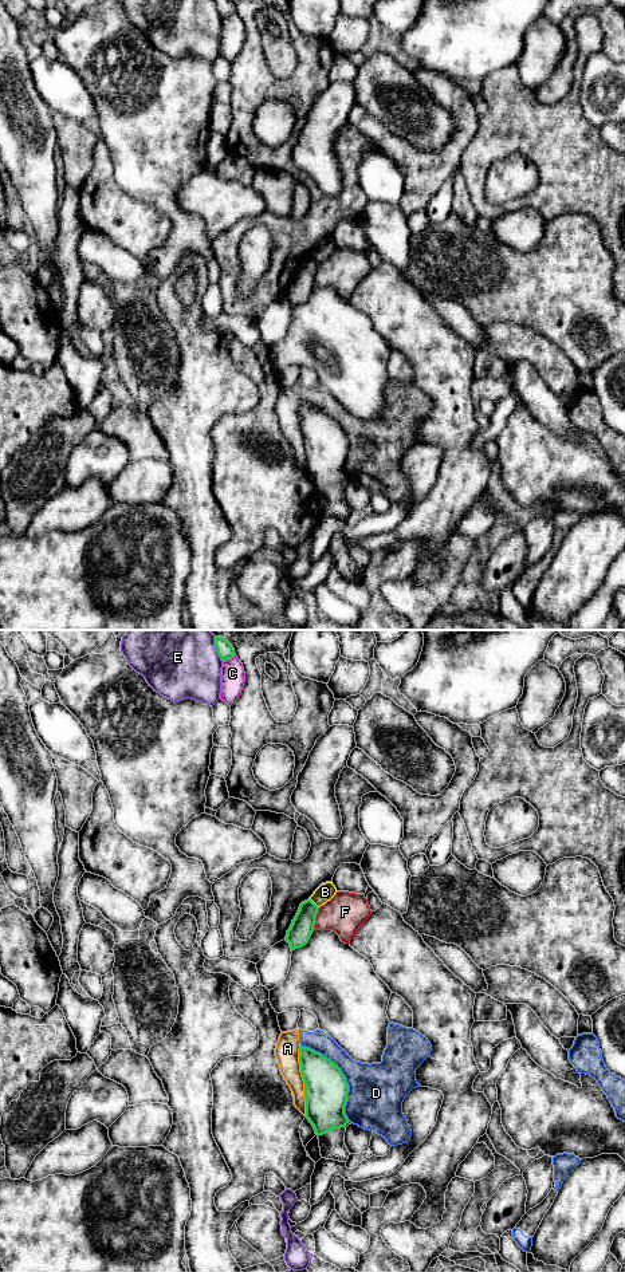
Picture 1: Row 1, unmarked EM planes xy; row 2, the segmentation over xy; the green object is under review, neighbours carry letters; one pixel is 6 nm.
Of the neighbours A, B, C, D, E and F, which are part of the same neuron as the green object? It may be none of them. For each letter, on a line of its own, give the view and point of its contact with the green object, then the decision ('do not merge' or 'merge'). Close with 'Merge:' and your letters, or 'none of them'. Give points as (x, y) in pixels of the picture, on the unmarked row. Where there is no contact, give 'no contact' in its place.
A: meets green in xy at (303, 437); do not merge
B: meets green in xy at (314, 260); do not merge
C: meets green in xy at (228, 15); do not merge
D: meets green in xy at (344, 432); do not merge
E: meets green in xy at (217, 10); do not merge
F: meets green in xy at (314, 275); do not merge
Merge: none of them

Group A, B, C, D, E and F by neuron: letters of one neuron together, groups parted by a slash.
A / B / C / D / E / F

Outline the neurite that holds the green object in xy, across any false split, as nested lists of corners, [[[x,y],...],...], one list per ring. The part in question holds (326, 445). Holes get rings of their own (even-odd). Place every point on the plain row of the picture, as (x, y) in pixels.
[[[300,402],[300,429],[304,438],[306,474],[315,491],[345,484],[349,441],[341,425],[311,405]]]

